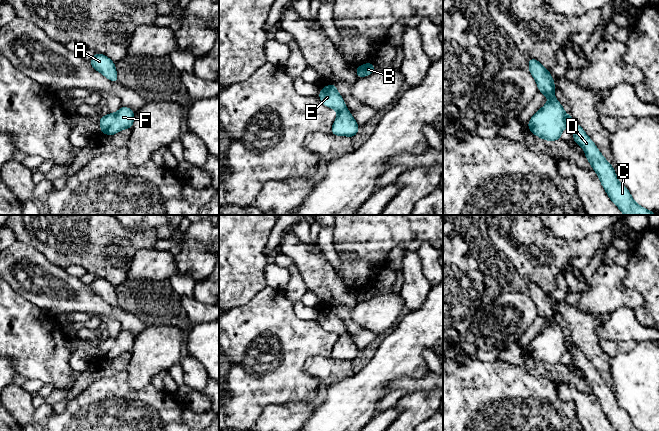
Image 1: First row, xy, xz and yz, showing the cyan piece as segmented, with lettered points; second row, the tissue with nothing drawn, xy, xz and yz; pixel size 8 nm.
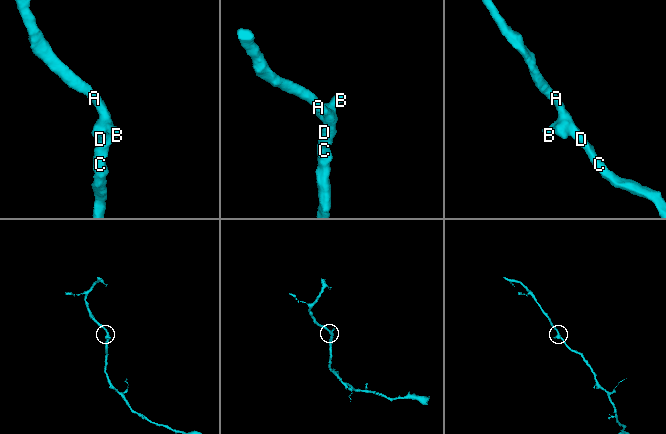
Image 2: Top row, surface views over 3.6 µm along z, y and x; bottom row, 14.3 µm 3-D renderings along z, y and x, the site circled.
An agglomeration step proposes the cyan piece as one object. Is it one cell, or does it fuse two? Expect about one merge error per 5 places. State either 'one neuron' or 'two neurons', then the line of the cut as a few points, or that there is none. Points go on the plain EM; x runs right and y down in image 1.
one neuron; no cut

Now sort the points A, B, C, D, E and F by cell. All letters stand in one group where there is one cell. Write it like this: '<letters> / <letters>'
A B C D E F

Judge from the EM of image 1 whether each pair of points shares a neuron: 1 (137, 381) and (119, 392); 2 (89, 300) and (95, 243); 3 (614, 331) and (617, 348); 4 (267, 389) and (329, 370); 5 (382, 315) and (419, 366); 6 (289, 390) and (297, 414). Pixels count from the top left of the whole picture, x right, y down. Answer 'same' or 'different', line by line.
1: different
2: different
3: different
4: different
5: different
6: different

